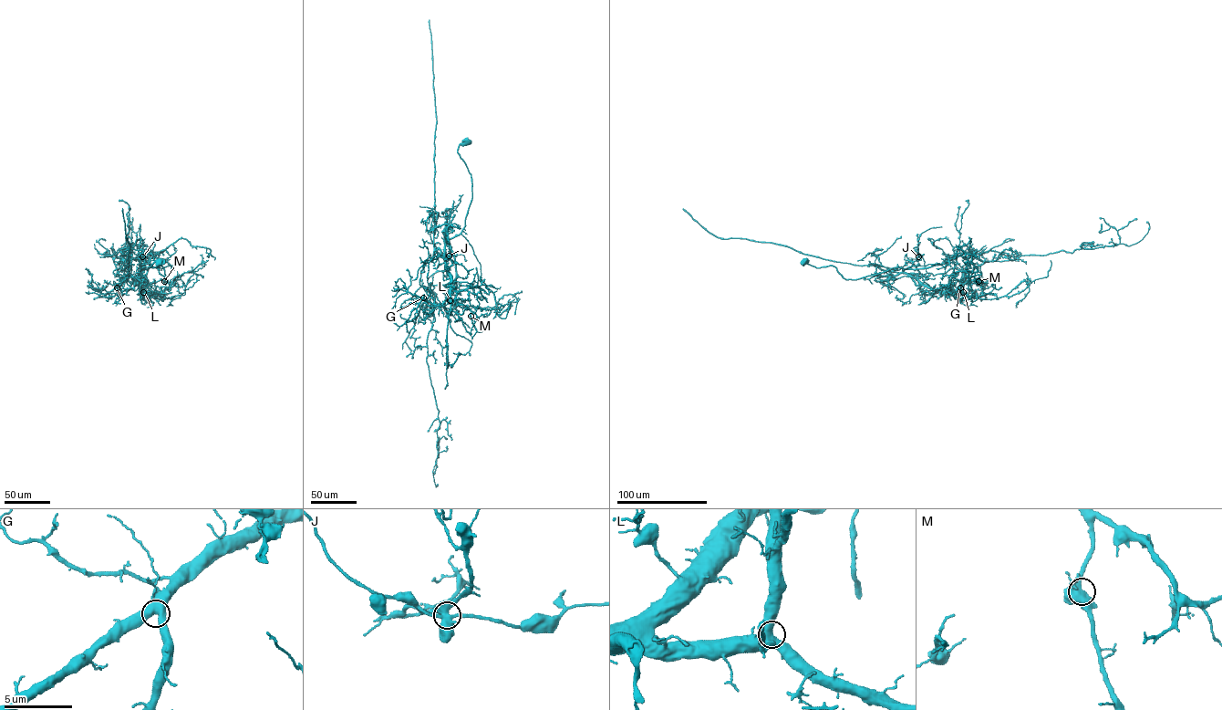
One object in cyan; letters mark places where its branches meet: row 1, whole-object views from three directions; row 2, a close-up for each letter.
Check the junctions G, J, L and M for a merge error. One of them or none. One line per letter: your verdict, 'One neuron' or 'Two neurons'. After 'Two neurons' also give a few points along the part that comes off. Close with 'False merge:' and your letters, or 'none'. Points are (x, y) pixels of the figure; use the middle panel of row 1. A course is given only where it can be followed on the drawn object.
G: One neuron
J: One neuron
L: One neuron
M: One neuron
False merge: none

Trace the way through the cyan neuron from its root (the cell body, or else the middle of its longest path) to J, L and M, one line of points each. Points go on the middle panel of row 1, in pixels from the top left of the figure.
J: (466, 142), (460, 145), (457, 152), (471, 174), (472, 197), (465, 226), (459, 234), (449, 240), (449, 255)
L: (466, 142), (460, 145), (457, 152), (471, 174), (472, 197), (462, 231), (445, 240), (450, 300)
M: (466, 142), (457, 152), (472, 197), (462, 231), (445, 240), (444, 262), (450, 299), (471, 316)

